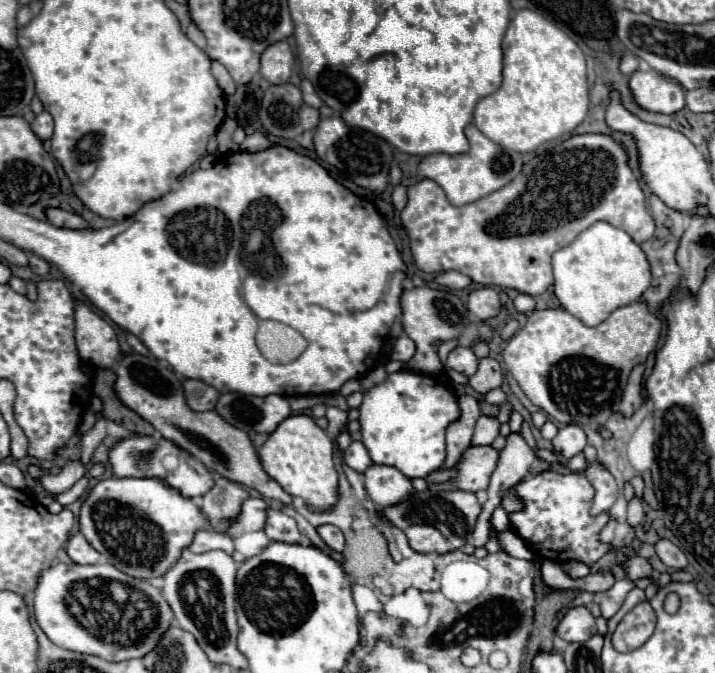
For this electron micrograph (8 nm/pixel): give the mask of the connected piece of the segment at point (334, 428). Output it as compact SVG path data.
M328 407L328 409L326 409L328 431L330 431L332 435L338 435L338 431L348 423L348 421L346 421L346 417L348 417L348 413L346 413L346 411L340 411L338 407Z

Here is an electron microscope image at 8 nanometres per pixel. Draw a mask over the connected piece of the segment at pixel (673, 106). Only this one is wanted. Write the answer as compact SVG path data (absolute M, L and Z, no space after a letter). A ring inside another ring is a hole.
M636 71L630 75L630 91L638 107L654 113L676 113L684 107L684 91L678 83L668 83L654 71Z

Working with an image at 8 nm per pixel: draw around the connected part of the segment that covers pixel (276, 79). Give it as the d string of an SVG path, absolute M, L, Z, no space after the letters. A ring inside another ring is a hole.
M286 41L272 43L260 57L260 75L270 83L286 83L292 75L294 55Z

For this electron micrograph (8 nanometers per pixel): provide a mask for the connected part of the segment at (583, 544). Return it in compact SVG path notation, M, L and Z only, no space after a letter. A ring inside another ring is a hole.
M542 471L522 479L512 491L520 497L524 509L508 513L510 527L518 531L518 535L532 547L532 551L536 551L536 555L558 563L582 561L590 567L612 549L610 543L602 543L598 537L604 525L610 521L610 513L604 511L596 517L590 515L594 487L582 473L562 475L556 471ZM574 553L574 559L562 559L572 557Z

